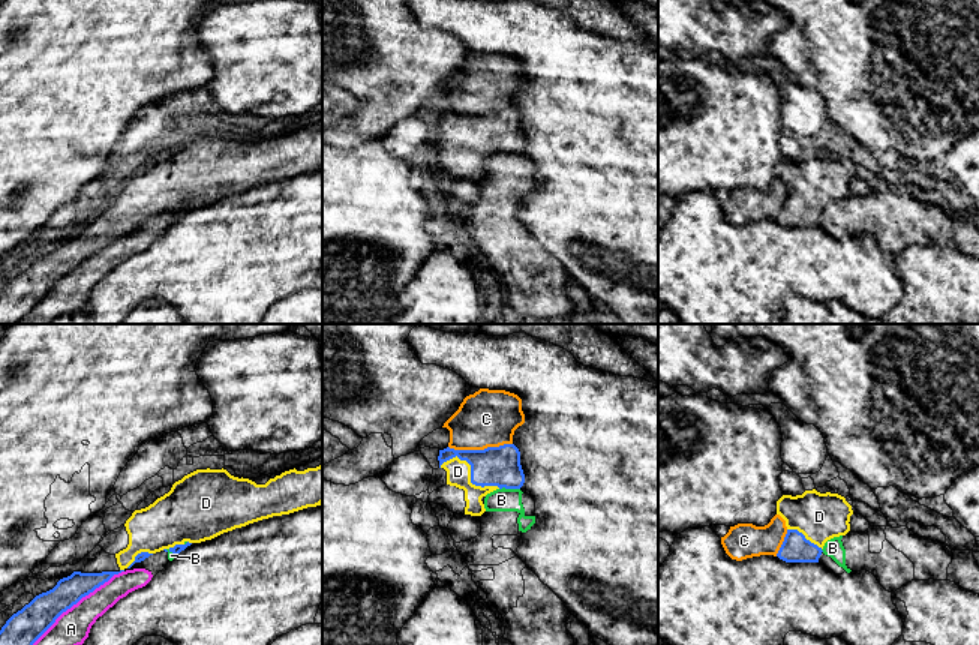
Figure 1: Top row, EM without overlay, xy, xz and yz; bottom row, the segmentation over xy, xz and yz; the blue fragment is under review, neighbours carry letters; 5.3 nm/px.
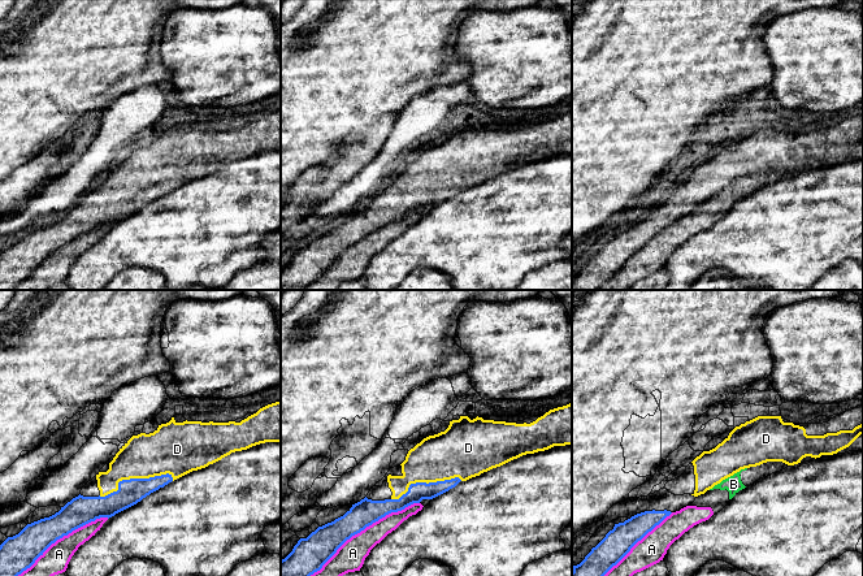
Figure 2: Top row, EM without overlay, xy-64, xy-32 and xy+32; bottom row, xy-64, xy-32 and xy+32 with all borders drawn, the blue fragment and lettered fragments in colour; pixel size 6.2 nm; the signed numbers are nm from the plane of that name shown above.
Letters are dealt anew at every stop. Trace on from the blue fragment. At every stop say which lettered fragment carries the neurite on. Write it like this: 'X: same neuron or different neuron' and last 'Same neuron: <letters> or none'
A: different neuron
B: different neuron
C: different neuron
D: same neuron
Same neuron: D

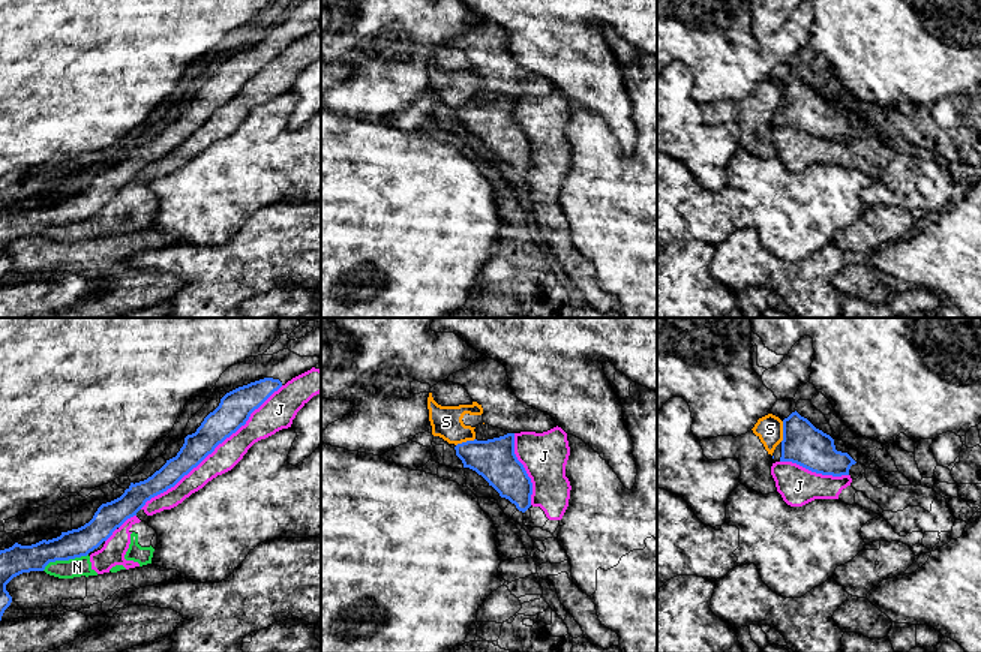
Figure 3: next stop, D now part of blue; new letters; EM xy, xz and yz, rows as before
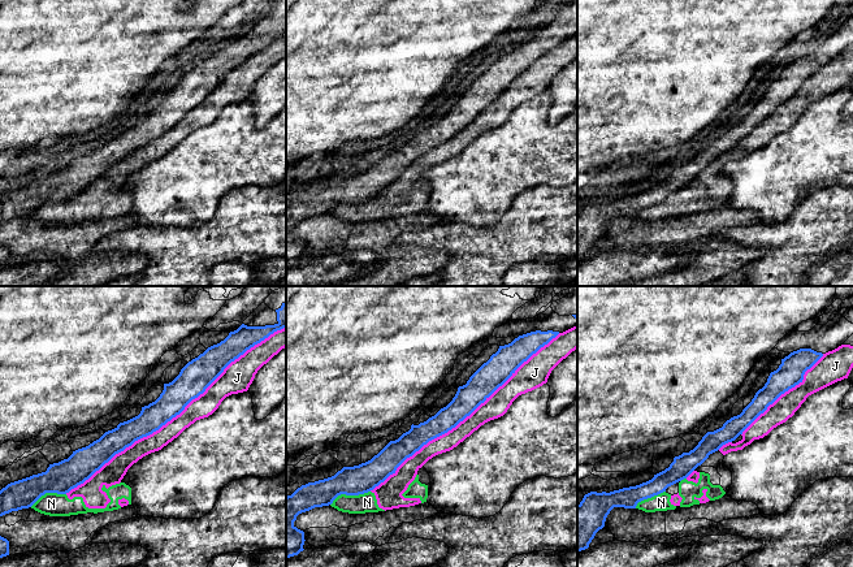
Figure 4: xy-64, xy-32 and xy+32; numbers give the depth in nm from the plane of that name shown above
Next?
J: different neuron
N: different neuron
S: different neuron
Same neuron: none

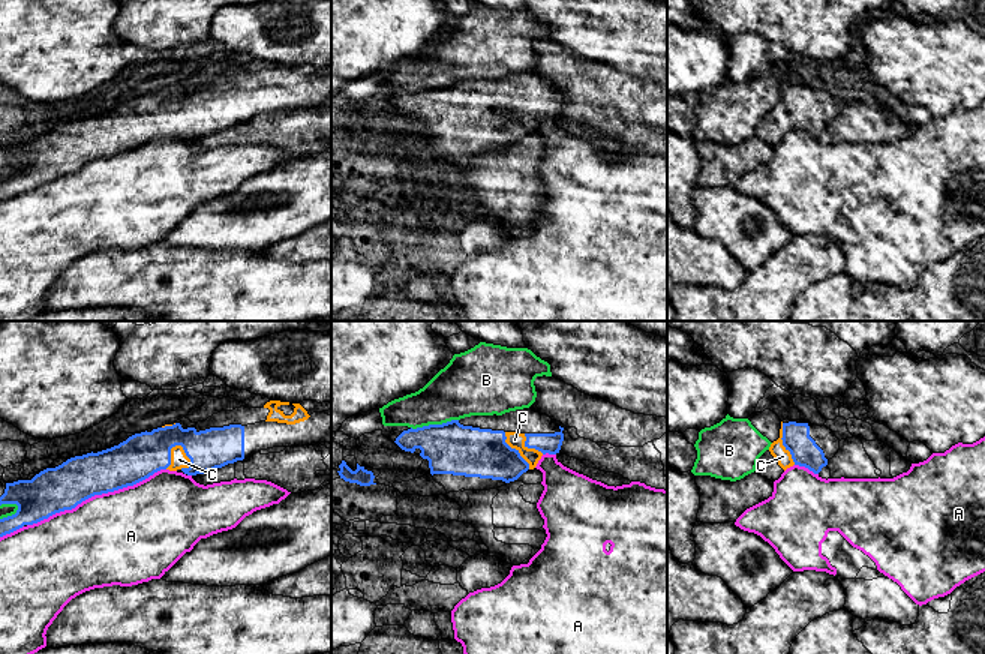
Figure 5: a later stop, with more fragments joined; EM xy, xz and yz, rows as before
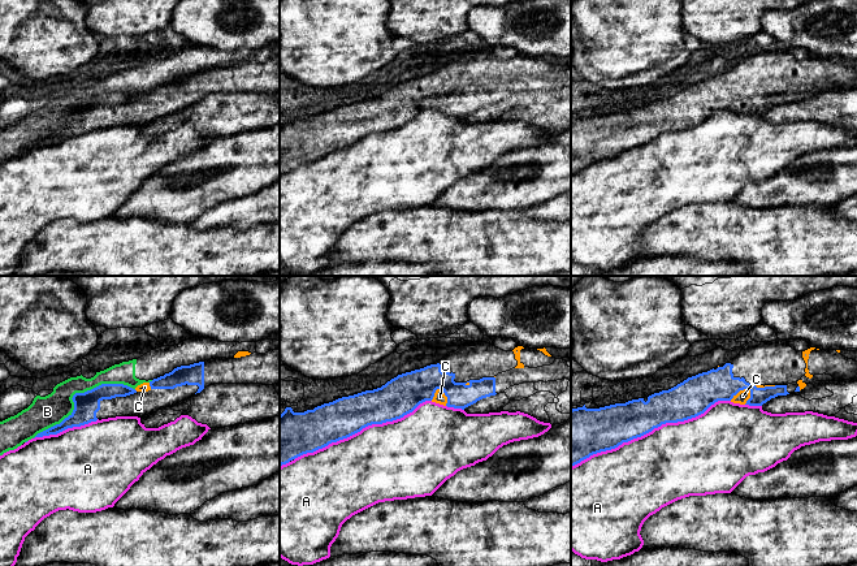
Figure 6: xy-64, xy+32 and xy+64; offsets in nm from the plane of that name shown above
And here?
A: different neuron
B: different neuron
C: same neuron
Same neuron: C

